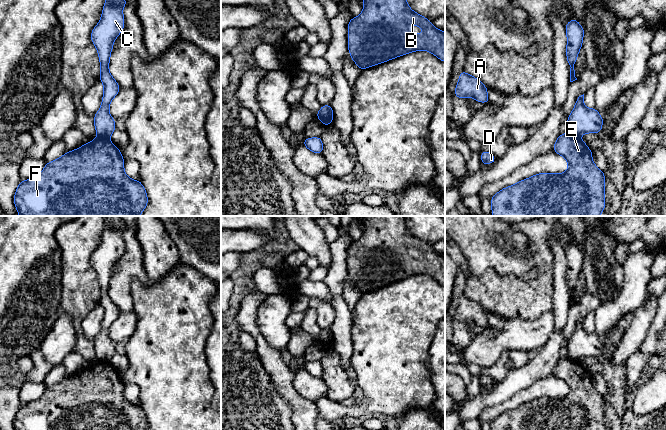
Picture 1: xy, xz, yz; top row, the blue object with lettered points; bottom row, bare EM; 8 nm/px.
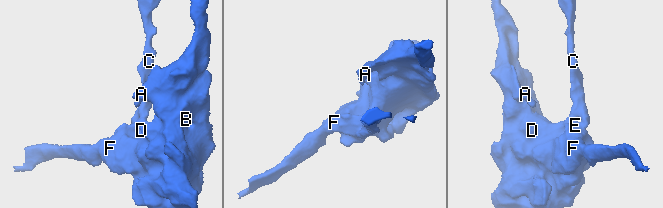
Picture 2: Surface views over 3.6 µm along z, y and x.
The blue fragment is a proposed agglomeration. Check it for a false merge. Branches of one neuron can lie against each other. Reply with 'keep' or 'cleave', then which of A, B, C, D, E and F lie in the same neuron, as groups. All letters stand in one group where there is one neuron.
cleave | A B D E F / C

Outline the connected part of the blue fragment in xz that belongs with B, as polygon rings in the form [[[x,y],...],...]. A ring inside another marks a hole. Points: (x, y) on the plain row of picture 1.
[[[362,216],[362,219],[364,233],[348,247],[348,274],[361,294],[418,274],[431,276],[445,286],[445,256],[412,235],[405,223],[405,216]],[[412,248],[421,251],[424,257],[412,257],[409,253]]]

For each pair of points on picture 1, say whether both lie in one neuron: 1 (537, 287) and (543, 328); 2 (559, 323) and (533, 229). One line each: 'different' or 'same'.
1: different
2: different

